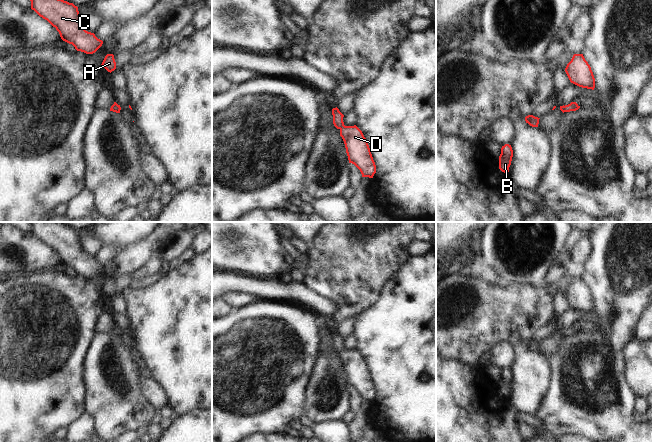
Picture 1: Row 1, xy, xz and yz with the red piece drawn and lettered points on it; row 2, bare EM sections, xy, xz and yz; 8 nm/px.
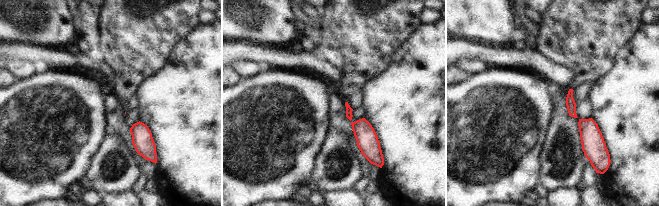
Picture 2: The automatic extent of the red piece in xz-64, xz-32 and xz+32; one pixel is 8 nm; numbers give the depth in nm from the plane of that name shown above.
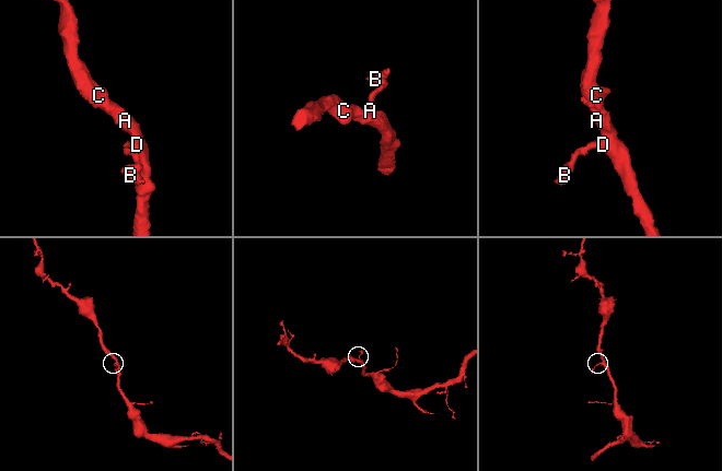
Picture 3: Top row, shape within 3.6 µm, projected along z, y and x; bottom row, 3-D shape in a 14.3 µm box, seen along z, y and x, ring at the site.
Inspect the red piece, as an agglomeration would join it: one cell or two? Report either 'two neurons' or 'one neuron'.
one neuron

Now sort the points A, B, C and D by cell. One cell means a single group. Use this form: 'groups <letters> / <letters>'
groups A B C D

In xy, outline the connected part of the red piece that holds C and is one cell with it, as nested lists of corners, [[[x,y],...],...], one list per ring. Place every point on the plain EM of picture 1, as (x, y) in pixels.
[[[59,222],[29,223],[31,225],[31,233],[55,251],[59,256],[61,263],[72,268],[77,275],[81,275],[86,278],[93,278],[102,270],[102,264],[98,263],[94,257],[88,256],[84,253],[80,246],[78,231],[73,227],[69,227]]]

